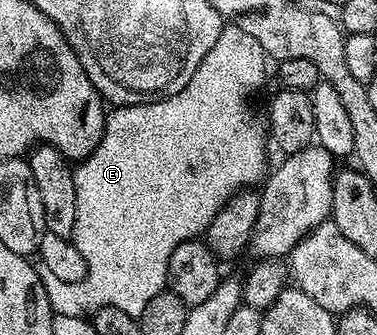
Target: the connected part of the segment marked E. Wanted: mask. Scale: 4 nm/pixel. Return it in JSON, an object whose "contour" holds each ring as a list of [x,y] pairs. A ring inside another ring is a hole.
{"contour":[[[225,26],[222,27],[219,38],[215,38],[215,46],[211,46],[211,50],[207,50],[207,54],[195,70],[191,82],[187,82],[187,86],[183,86],[183,90],[179,90],[179,94],[168,96],[166,100],[155,100],[151,104],[122,104],[114,107],[106,115],[103,138],[99,142],[99,146],[95,146],[95,150],[90,156],[86,160],[80,161],[73,169],[75,230],[71,239],[74,246],[78,248],[79,254],[83,254],[83,262],[87,262],[87,274],[79,282],[59,282],[59,278],[55,278],[55,274],[50,272],[45,272],[43,276],[49,301],[58,317],[89,318],[103,306],[115,306],[115,310],[124,310],[126,314],[139,318],[143,314],[147,302],[151,302],[151,298],[155,298],[155,294],[166,291],[167,262],[171,258],[171,254],[175,254],[175,246],[188,240],[198,239],[208,228],[209,223],[213,221],[215,214],[219,214],[222,206],[236,192],[252,189],[266,179],[265,140],[267,144],[267,128],[262,121],[261,124],[257,121],[256,116],[249,109],[249,99],[252,98],[253,91],[265,80],[265,64],[267,65],[267,57],[263,46],[259,46],[259,42],[255,42],[255,38],[251,38],[251,34],[247,34],[236,26]]]}

